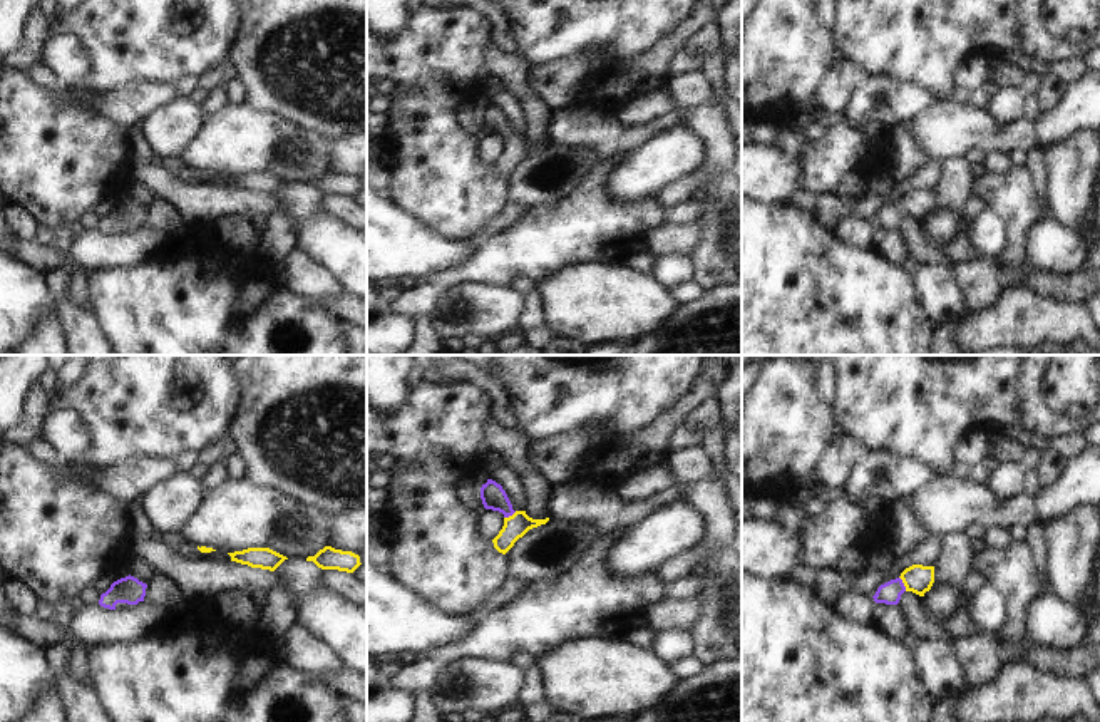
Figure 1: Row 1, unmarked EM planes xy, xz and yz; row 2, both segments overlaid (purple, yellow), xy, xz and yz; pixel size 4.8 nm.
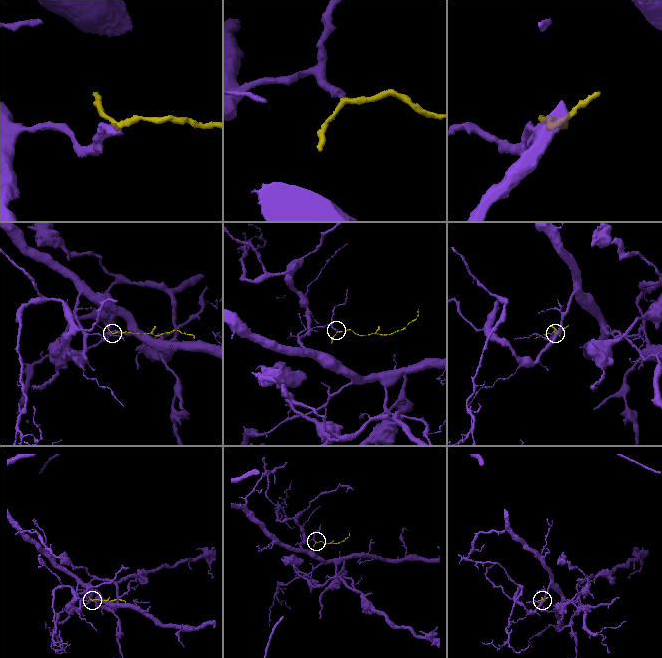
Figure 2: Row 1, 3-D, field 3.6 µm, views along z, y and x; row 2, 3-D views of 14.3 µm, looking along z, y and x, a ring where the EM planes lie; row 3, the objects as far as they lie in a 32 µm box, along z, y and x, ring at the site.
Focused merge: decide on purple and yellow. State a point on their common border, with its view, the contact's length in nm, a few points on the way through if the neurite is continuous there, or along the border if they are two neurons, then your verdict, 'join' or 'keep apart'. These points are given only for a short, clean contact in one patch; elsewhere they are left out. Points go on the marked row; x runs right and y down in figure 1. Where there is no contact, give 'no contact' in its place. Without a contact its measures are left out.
contact yz (903, 583); length 80 nm; way yz (889, 593), (903, 583), (916, 578); join

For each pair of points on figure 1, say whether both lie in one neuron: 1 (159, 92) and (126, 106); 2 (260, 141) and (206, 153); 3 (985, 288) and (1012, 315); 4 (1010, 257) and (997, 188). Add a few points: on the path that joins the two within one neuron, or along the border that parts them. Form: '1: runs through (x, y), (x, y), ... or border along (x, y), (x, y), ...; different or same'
1: runs through (151, 96), (134, 101); same
2: runs through (246, 141), (233, 141), (220, 148); same
3: border along (1005, 288), (992, 305), (981, 312), (968, 314); different
4: runs through (1015, 240), (1013, 205); same

